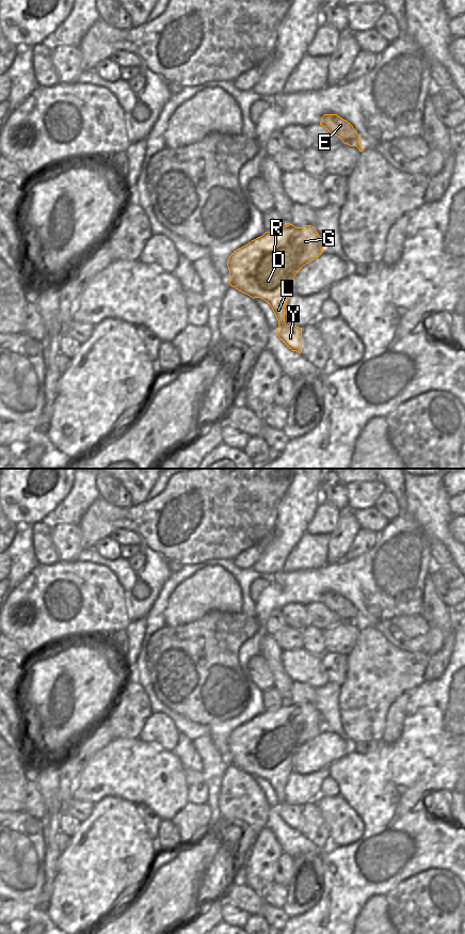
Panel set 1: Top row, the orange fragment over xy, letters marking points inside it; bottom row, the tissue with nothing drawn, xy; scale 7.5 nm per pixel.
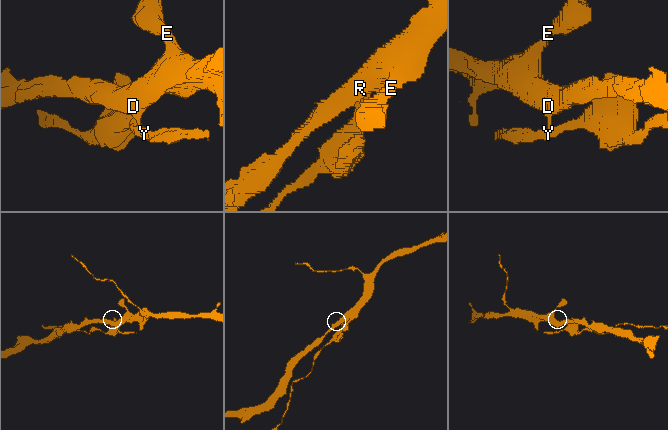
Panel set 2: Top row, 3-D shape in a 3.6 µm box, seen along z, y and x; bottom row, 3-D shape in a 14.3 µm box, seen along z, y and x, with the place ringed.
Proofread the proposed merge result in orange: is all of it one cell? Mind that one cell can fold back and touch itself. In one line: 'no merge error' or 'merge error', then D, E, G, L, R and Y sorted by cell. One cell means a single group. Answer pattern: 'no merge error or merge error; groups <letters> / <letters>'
merge error; groups D E G L R / Y

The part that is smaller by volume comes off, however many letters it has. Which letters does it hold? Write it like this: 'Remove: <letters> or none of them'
Remove: Y

